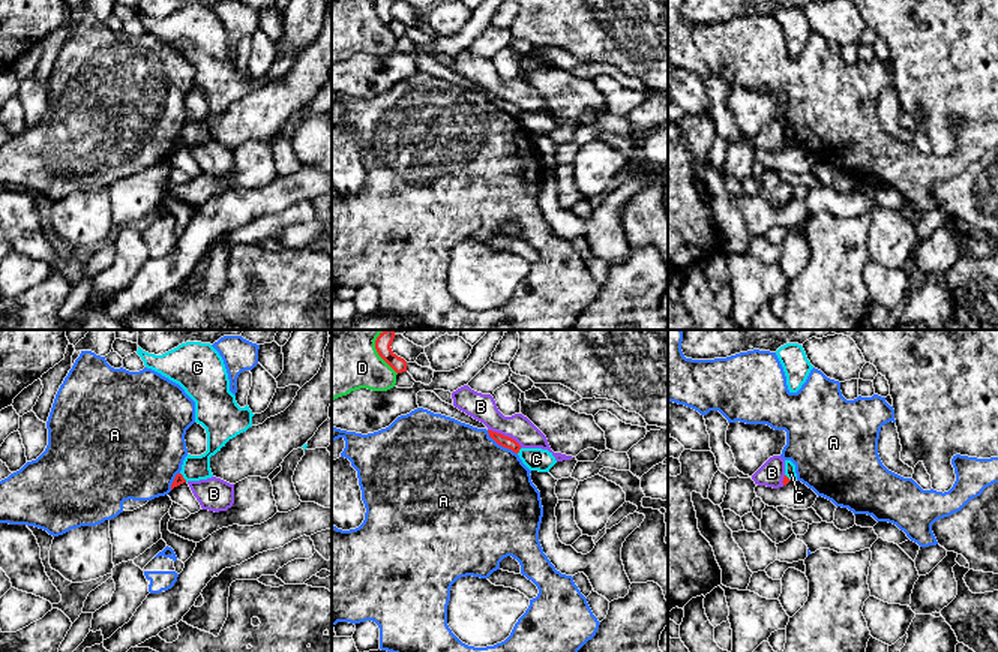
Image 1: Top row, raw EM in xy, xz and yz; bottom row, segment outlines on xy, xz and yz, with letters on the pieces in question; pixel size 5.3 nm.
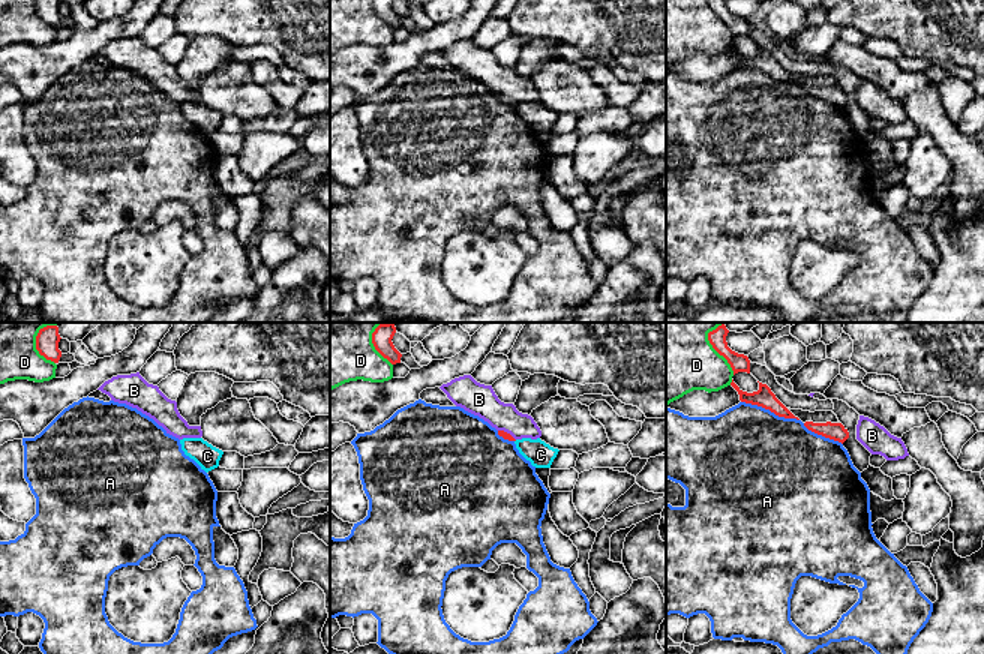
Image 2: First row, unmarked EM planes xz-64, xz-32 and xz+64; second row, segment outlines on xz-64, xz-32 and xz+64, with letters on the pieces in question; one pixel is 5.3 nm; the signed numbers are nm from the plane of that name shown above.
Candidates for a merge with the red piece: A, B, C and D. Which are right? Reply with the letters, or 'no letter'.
no letter

